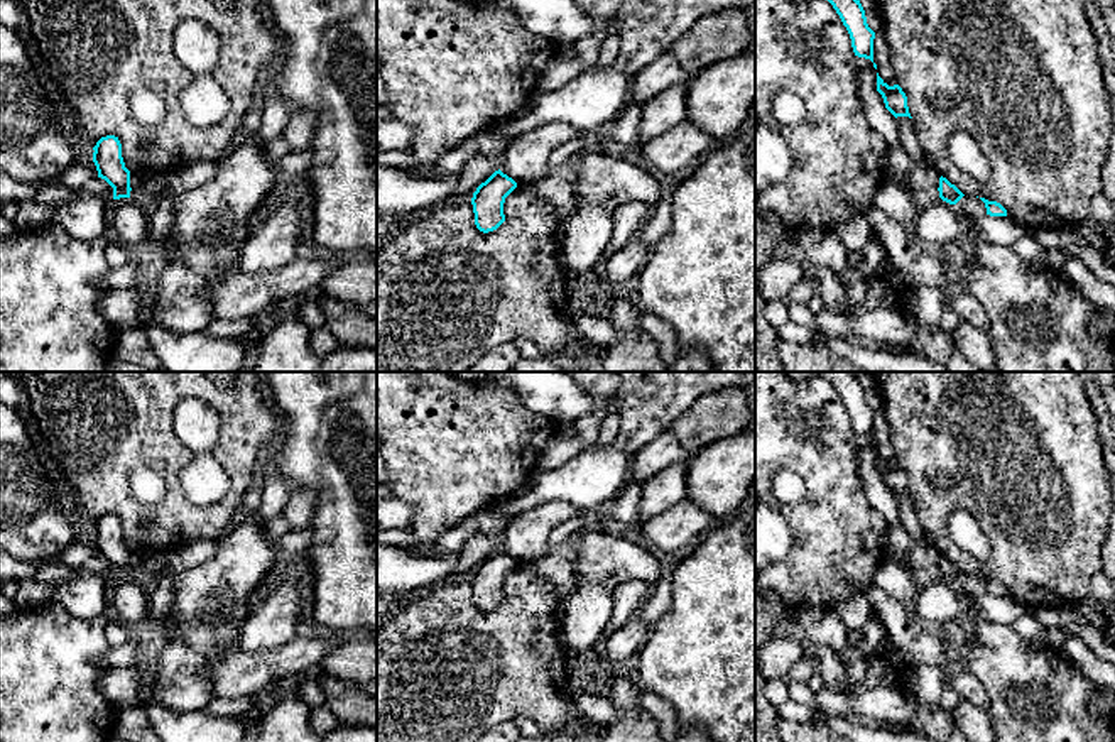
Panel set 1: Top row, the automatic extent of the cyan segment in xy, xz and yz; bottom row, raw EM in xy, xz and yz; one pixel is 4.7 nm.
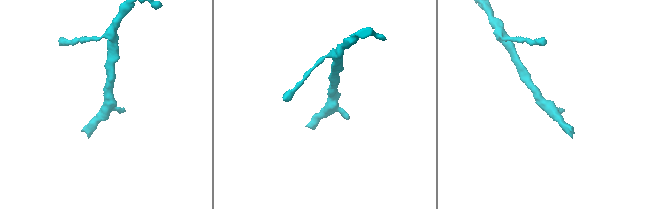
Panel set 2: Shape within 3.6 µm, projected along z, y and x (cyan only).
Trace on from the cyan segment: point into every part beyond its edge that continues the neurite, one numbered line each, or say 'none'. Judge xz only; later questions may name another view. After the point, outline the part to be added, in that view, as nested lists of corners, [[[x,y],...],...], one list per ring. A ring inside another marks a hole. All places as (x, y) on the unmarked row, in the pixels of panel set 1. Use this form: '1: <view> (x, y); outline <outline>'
none

